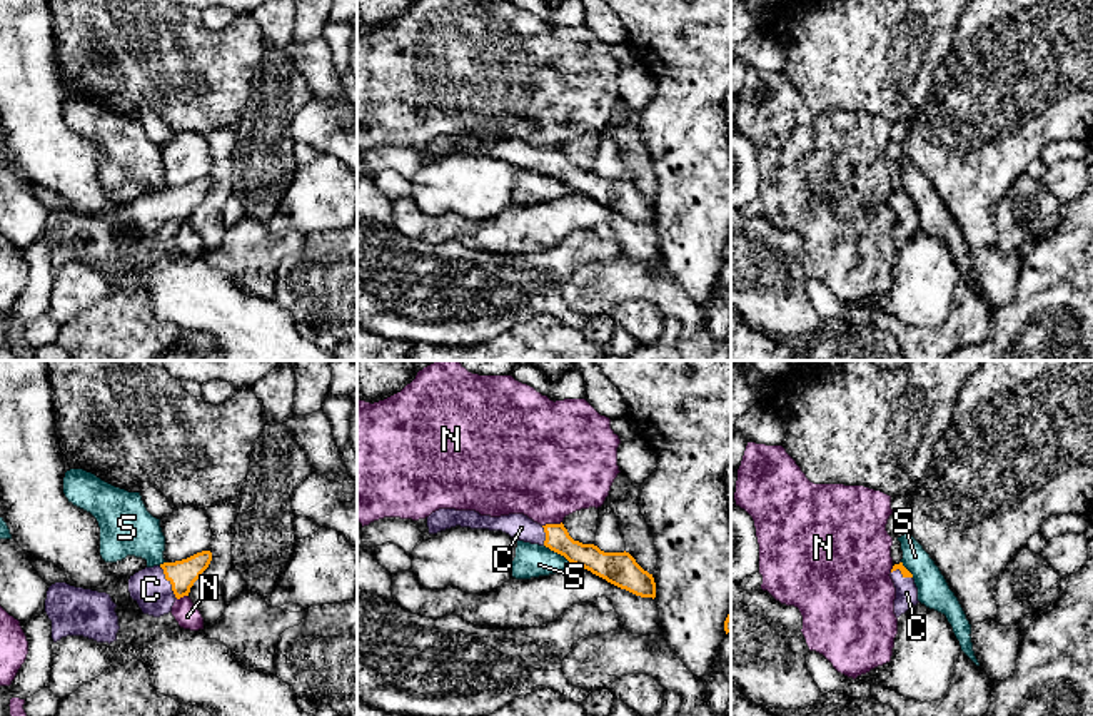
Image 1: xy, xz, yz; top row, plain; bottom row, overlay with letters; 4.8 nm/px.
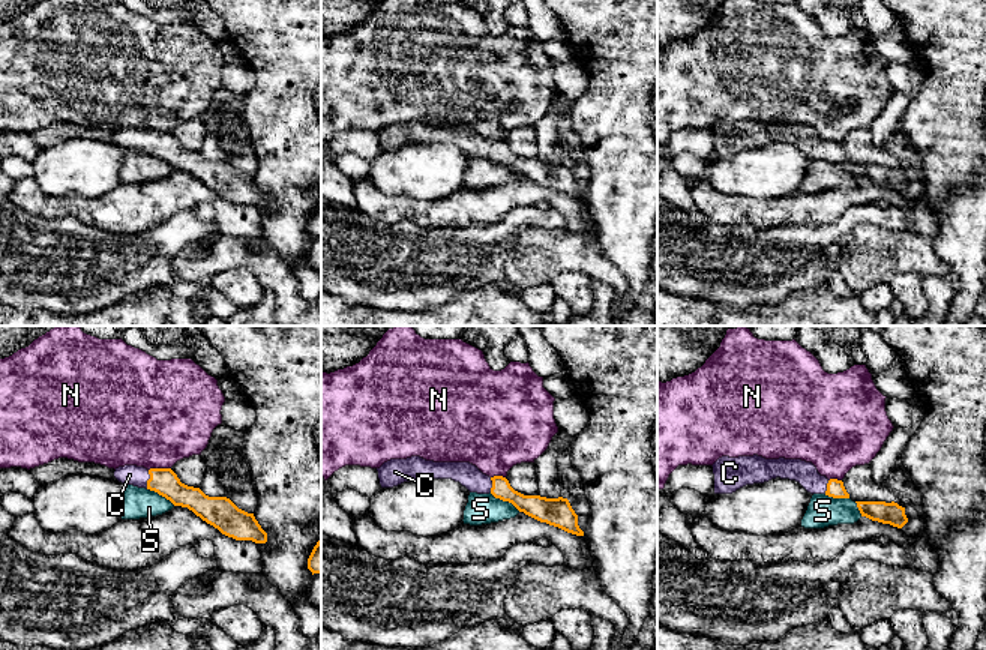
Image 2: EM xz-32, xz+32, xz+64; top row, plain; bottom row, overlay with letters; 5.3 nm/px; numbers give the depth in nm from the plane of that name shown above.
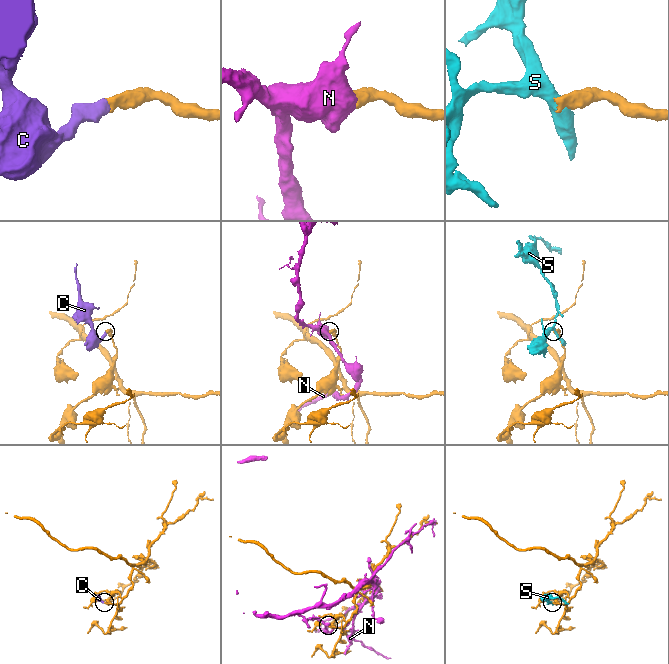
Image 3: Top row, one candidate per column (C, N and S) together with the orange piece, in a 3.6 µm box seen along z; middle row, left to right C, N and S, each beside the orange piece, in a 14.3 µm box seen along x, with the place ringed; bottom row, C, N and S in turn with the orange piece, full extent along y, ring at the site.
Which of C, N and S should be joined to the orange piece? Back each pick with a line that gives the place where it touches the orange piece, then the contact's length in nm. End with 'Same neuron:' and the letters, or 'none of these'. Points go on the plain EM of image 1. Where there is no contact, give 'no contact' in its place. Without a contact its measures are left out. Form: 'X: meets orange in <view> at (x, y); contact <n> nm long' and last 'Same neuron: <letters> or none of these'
C: meets orange in xy at (166, 204); contact 150 nm long
Same neuron: C

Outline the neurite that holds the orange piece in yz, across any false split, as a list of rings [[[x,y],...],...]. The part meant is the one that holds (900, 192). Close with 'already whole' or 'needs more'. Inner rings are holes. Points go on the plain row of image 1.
[[[903,189],[894,190],[889,202],[896,214],[894,240],[899,244],[909,234],[919,229],[918,214],[914,210],[913,200],[903,192]]]; needs more

